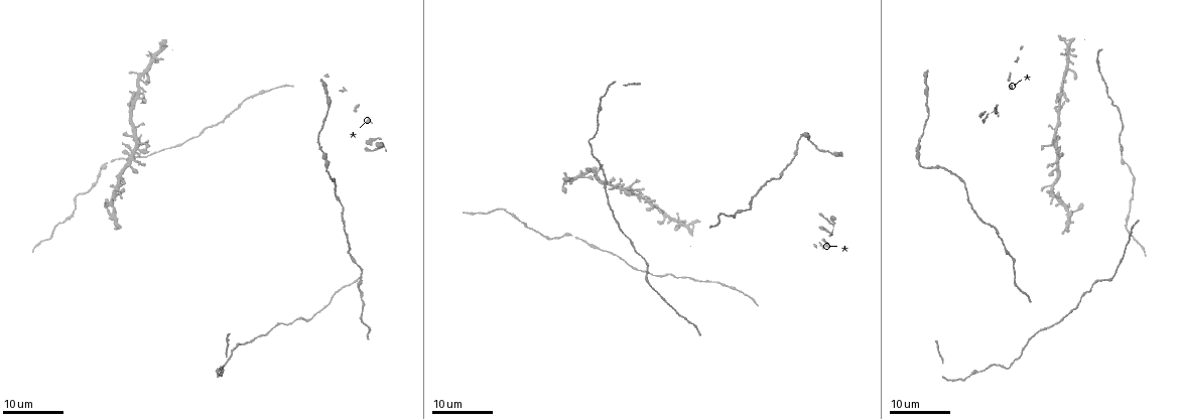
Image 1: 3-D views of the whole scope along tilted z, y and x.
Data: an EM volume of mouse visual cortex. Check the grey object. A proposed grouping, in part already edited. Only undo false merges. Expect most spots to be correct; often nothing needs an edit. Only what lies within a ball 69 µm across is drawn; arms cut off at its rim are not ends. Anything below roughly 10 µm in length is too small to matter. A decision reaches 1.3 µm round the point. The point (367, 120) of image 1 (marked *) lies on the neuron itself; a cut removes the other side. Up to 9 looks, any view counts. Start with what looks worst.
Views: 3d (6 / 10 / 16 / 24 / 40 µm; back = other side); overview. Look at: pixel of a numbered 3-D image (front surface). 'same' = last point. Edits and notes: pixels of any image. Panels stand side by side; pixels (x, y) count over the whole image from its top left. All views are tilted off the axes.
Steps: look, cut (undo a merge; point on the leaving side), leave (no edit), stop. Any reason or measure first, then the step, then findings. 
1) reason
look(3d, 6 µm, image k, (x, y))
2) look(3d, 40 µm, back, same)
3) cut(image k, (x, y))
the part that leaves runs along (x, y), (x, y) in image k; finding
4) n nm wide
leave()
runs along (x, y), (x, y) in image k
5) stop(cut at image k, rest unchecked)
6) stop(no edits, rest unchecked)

sudden change in width
look(3d, 16 µm, image 1, (109, 212))

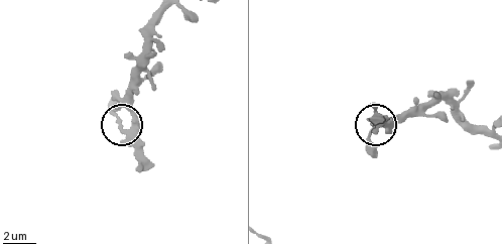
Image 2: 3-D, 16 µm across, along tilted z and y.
look(3d, 6 µm, image 2, (121, 124))

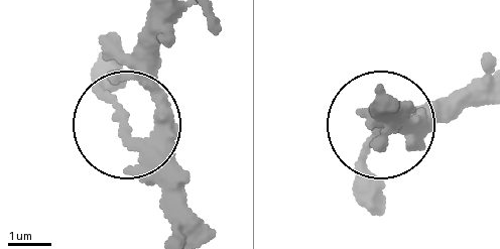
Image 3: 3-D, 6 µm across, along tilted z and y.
240 nm wide
leave()
all the same neuron

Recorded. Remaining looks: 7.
calibre changes
look(3d, 24 µm, image 1, (919, 147))

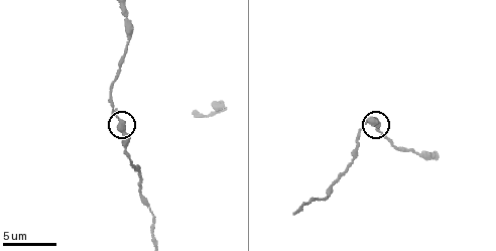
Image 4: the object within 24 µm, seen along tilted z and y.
look(3d, 10 µm, image 4, (120, 122))

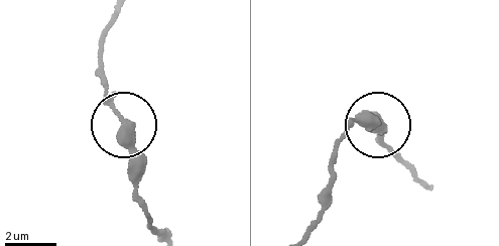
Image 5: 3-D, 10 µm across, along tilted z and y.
leave()
all the same neuron

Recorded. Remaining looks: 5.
look(3d, 6 µm, image 4, (335, 178))

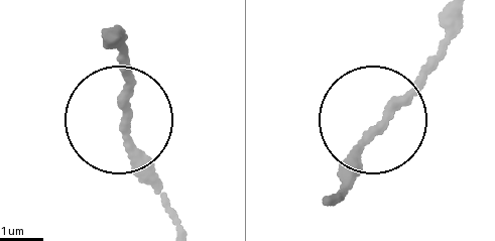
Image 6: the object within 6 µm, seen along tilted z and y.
leave()
one neuron here

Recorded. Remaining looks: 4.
thick turns thin
look(3d, 16 µm, image 1, (362, 293))

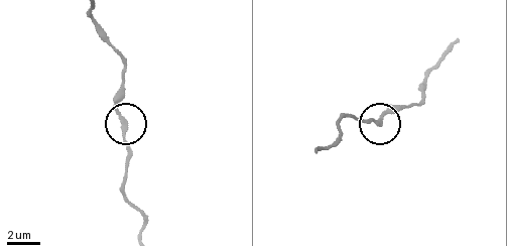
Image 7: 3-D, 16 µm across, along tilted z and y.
look(3d, 6 µm, image 7, (121, 123))

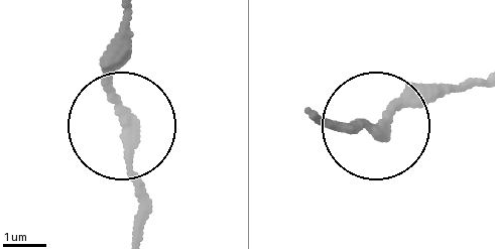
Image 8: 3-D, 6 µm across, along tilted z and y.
leave()
runs along (485, 77), (411, 95), (370, 128), (333, 122) in image 8; one neuron here

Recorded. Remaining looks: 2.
stop(no edits, rest unchecked)

